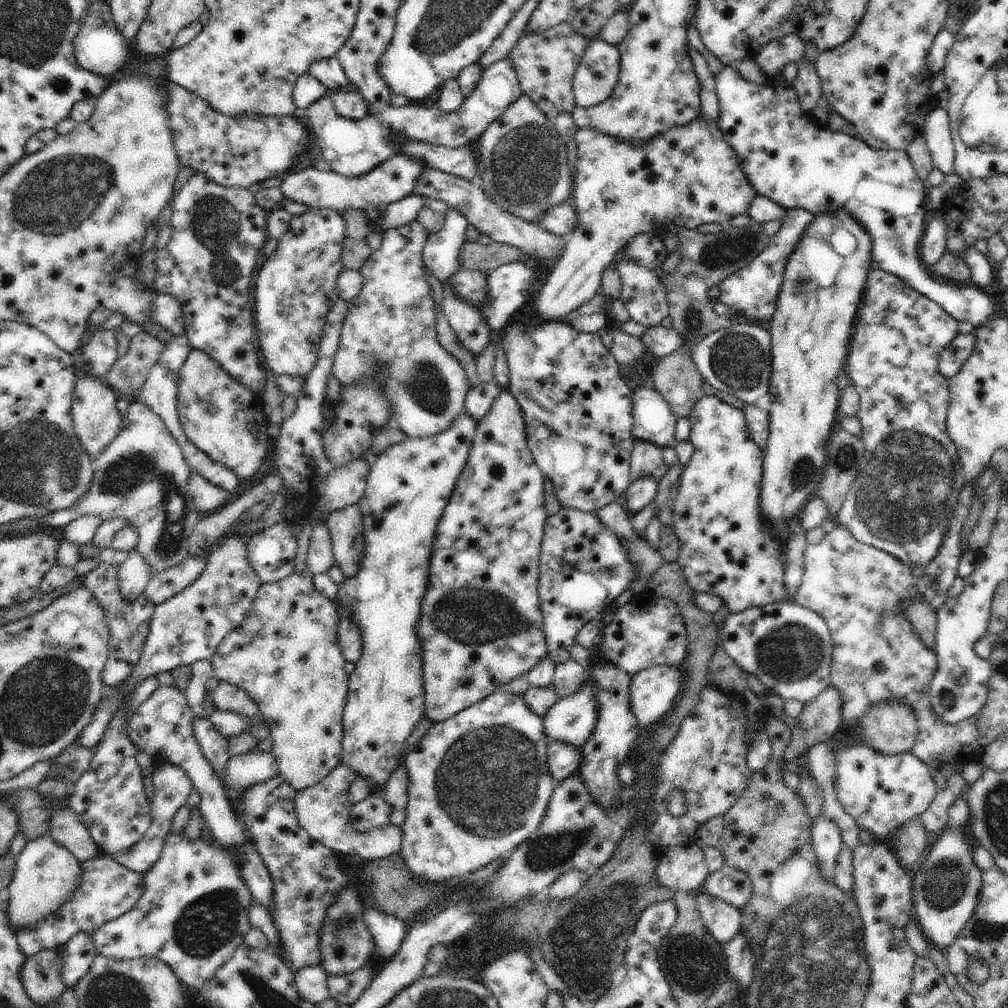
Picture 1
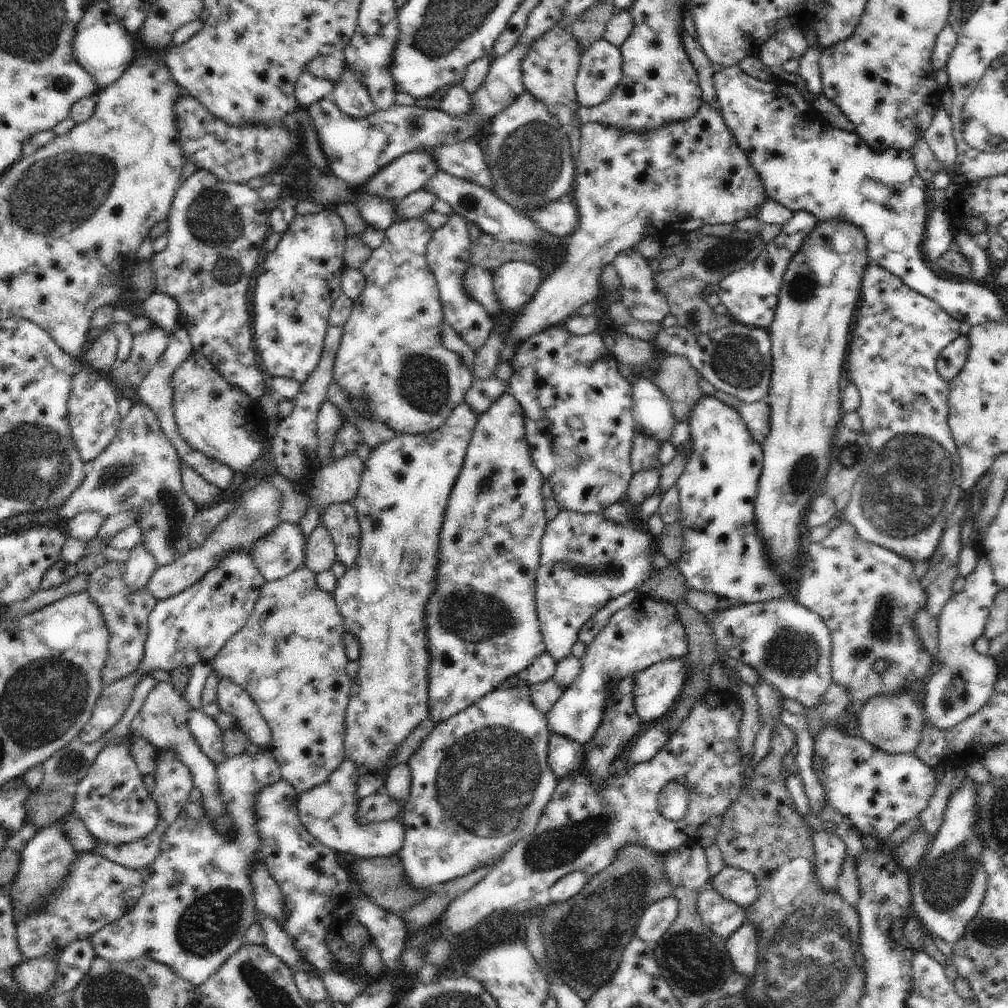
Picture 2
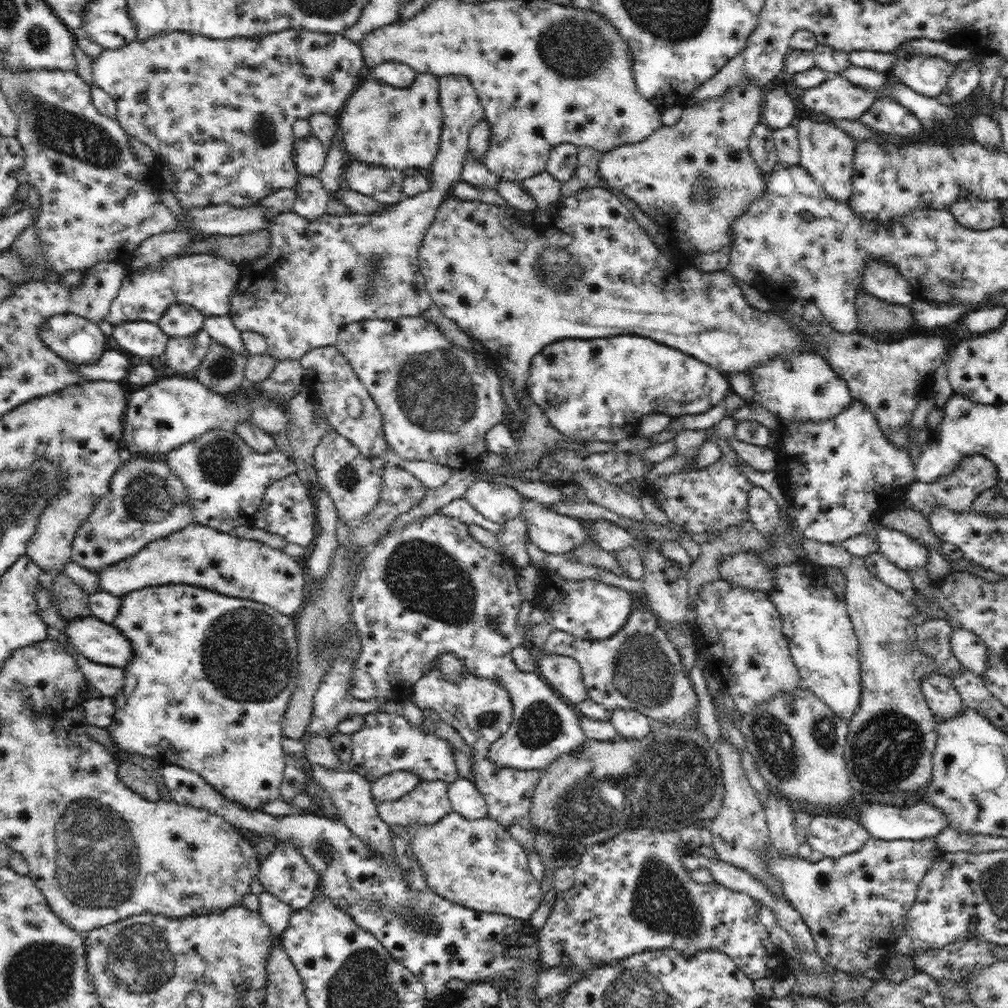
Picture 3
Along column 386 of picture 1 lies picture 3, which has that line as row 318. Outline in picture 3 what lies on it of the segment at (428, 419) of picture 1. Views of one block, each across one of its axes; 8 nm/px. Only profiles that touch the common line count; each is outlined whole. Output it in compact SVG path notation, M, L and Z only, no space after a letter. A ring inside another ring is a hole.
M453 74L442 76L439 78L439 101L441 102L442 112L444 115L442 125L442 138L440 138L440 150L438 150L438 156L434 164L432 164L432 175L434 176L430 182L429 190L422 192L417 196L410 198L403 198L401 201L392 205L392 208L388 210L382 210L382 212L374 212L374 214L346 214L344 216L336 216L330 214L324 214L318 218L308 220L296 212L288 212L278 214L275 216L274 224L269 228L269 235L271 236L271 247L269 252L264 256L259 256L254 260L247 260L241 264L240 278L234 285L231 297L229 298L229 315L232 322L236 325L236 328L241 332L250 331L258 332L262 334L267 340L267 351L276 359L278 364L280 359L292 359L299 361L302 355L305 355L309 350L332 346L335 344L335 340L340 330L347 324L360 322L368 319L380 319L380 320L396 320L400 316L420 316L430 308L434 306L434 302L430 293L428 292L424 275L420 271L419 264L419 248L425 237L427 228L432 224L435 219L436 212L440 210L440 206L446 202L447 198L452 194L452 188L454 184L461 181L460 176L462 170L464 170L465 158L469 152L469 134L476 123L484 119L484 113L482 105L480 104L476 89L473 84L468 80L467 76L454 76Z

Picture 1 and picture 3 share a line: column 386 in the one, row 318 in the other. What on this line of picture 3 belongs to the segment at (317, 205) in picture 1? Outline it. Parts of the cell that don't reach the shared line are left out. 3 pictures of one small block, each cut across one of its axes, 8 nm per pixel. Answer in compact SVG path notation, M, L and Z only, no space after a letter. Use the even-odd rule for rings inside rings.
M171 304L158 319L158 325L169 337L188 337L202 329L205 316L189 304Z

